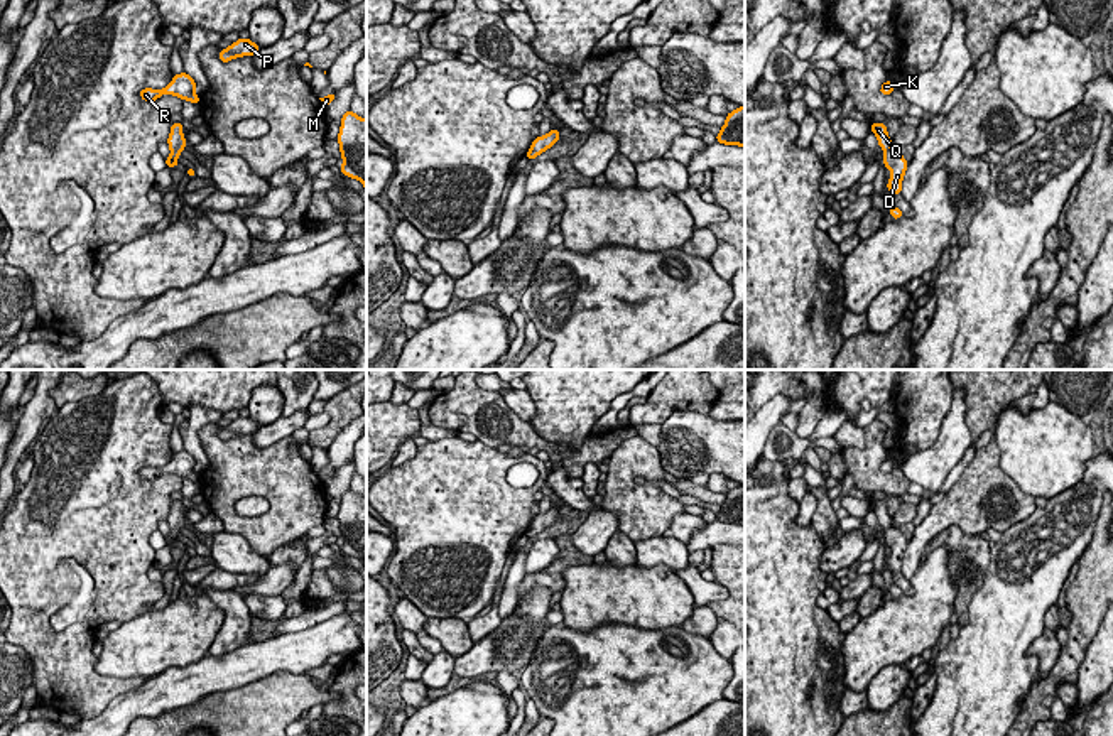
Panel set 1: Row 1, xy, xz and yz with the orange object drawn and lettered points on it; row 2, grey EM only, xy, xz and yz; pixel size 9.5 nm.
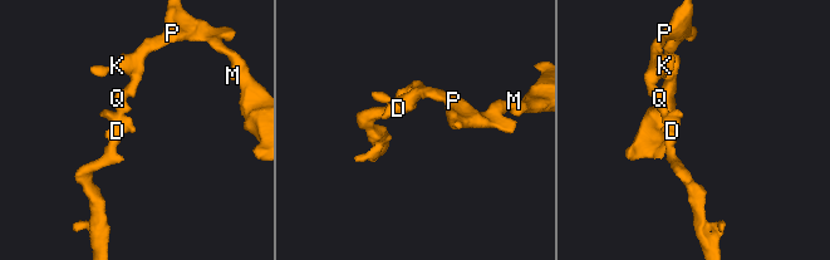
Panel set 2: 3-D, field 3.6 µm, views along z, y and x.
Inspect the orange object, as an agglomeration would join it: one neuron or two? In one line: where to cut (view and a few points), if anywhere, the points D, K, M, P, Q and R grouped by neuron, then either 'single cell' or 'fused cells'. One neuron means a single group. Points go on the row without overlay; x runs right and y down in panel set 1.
cut none; groups D K M P Q R; single cell

